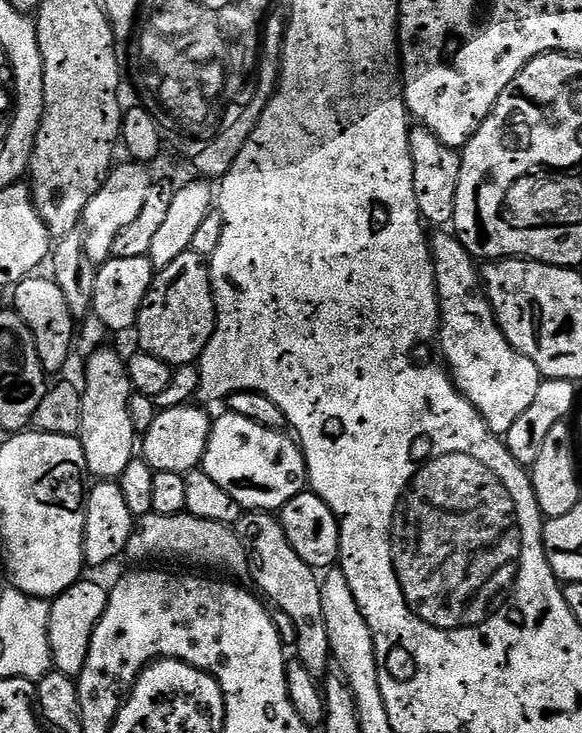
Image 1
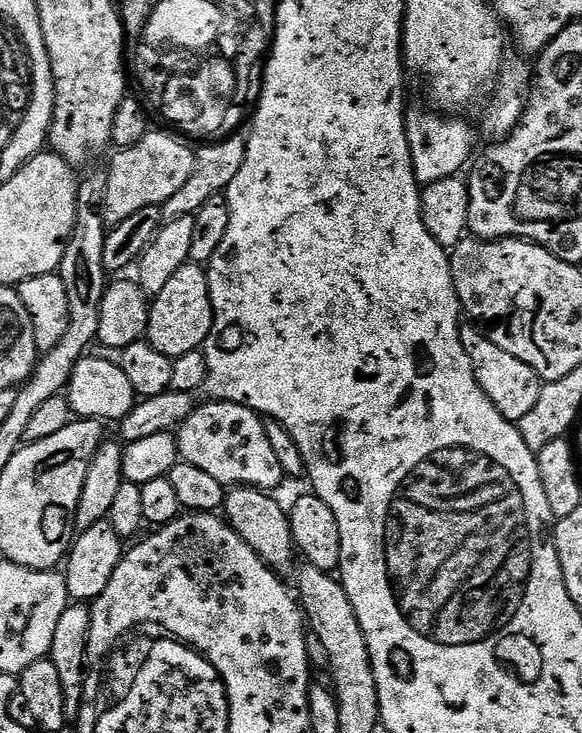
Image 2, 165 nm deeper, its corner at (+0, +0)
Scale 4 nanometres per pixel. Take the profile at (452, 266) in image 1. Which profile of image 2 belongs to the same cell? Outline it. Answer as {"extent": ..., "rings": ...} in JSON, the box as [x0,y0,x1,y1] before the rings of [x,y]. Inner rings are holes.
{"extent":[460,326,542,422],"rings":[[[475,326],[461,327],[460,341],[470,358],[472,369],[476,372],[477,382],[482,386],[486,398],[490,398],[490,402],[498,410],[498,414],[513,422],[526,418],[526,414],[534,410],[534,402],[538,402],[542,387],[540,375],[530,366],[526,366],[522,358],[506,354],[502,346],[494,346],[494,342],[490,342],[490,338]]]}

